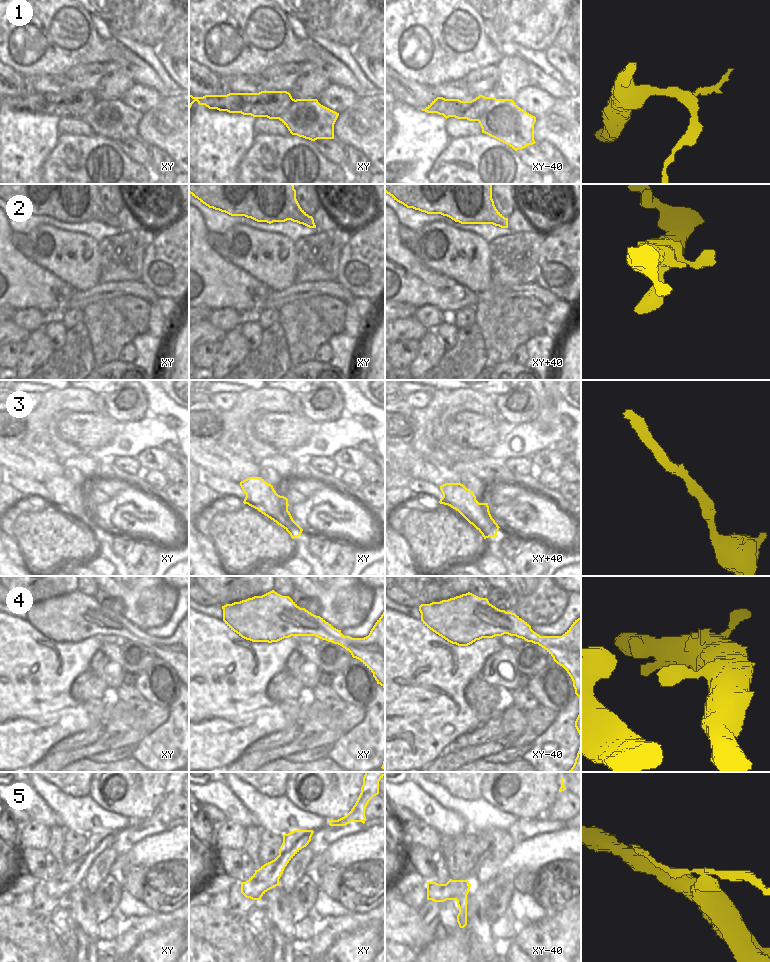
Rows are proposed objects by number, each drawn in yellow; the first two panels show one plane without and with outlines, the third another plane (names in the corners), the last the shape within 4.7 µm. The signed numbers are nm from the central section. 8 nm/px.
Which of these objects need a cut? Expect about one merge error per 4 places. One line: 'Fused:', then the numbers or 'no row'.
Fused: 1

